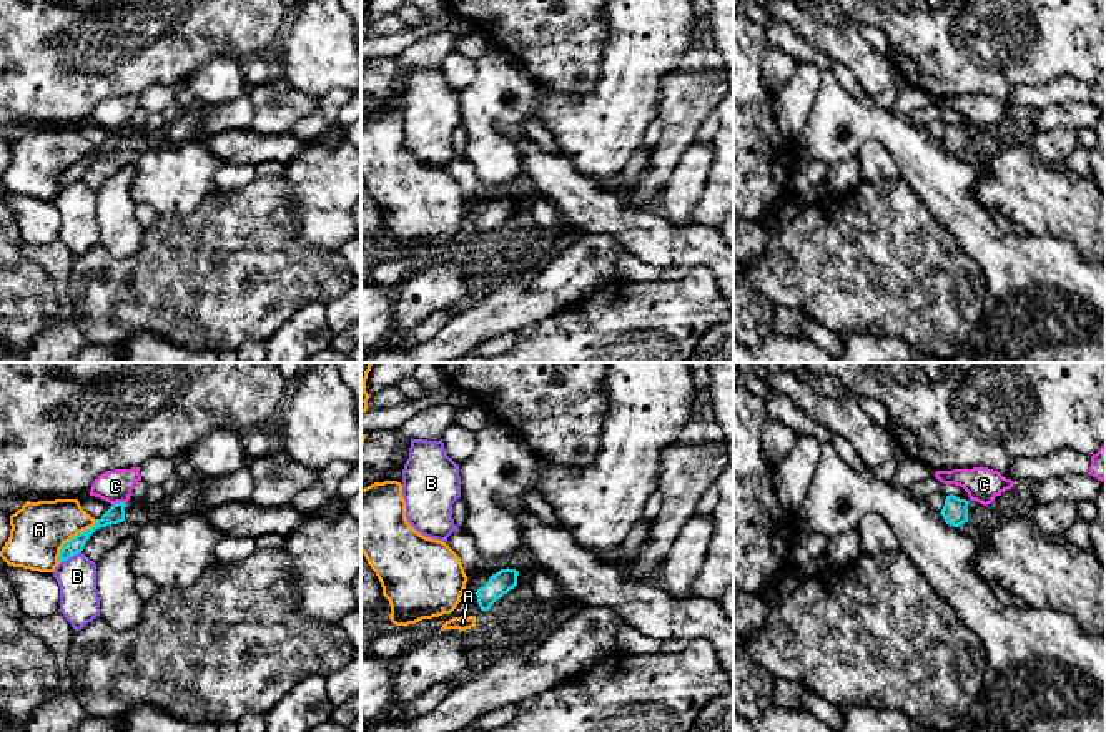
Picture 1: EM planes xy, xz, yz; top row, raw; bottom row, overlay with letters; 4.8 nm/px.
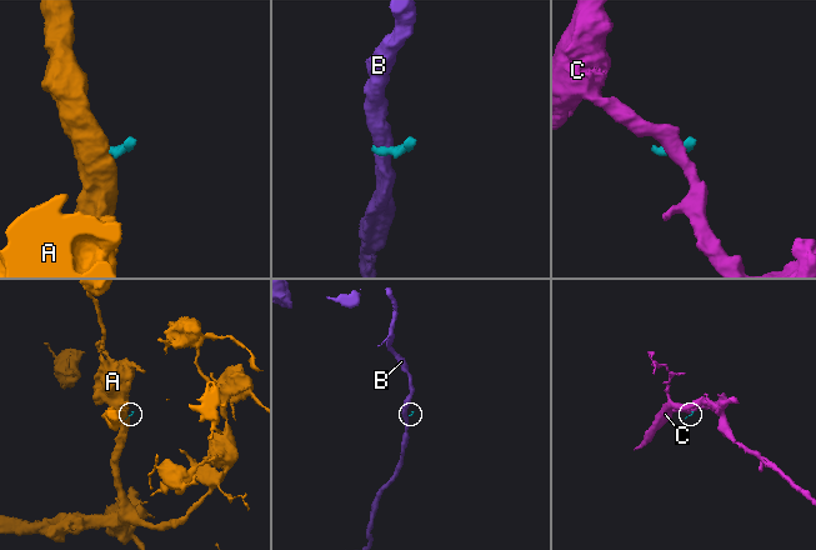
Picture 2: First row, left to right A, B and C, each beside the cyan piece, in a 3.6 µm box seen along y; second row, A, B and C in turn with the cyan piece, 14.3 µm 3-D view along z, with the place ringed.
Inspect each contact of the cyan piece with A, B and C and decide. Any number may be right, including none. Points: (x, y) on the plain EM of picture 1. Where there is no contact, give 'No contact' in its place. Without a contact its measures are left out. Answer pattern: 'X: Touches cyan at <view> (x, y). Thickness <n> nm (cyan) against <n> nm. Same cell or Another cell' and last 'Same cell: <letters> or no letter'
A: Touches cyan at xy (72, 165). Thickness 90 nm (cyan) against 280 nm. Another cell
B: Touches cyan at xy (70, 183). Thickness 80 nm (cyan) against 190 nm. Another cell
C: Touches cyan at xy (118, 130). Thickness 90 nm (cyan) against 160 nm. Another cell
Same cell: no letter

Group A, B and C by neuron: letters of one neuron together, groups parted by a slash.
A / B / C

